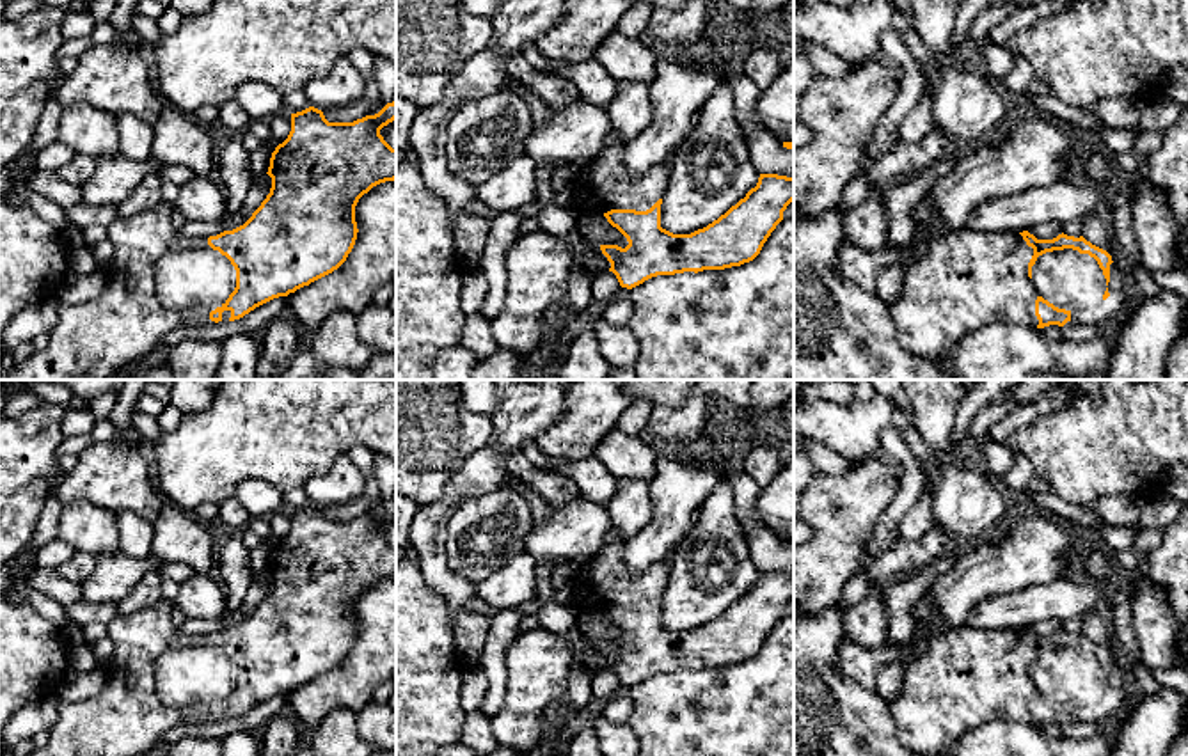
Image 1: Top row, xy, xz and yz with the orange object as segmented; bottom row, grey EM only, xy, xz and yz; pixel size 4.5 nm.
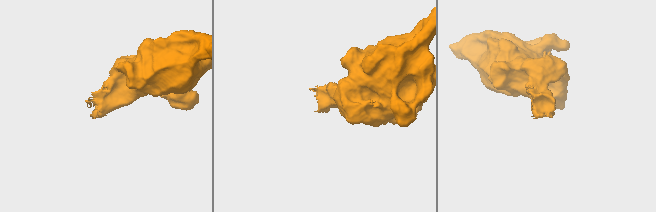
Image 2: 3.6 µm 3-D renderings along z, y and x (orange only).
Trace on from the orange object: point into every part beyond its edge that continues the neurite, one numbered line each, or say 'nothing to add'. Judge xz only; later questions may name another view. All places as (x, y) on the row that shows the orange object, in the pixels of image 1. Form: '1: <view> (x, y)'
1: xz (604, 185)

